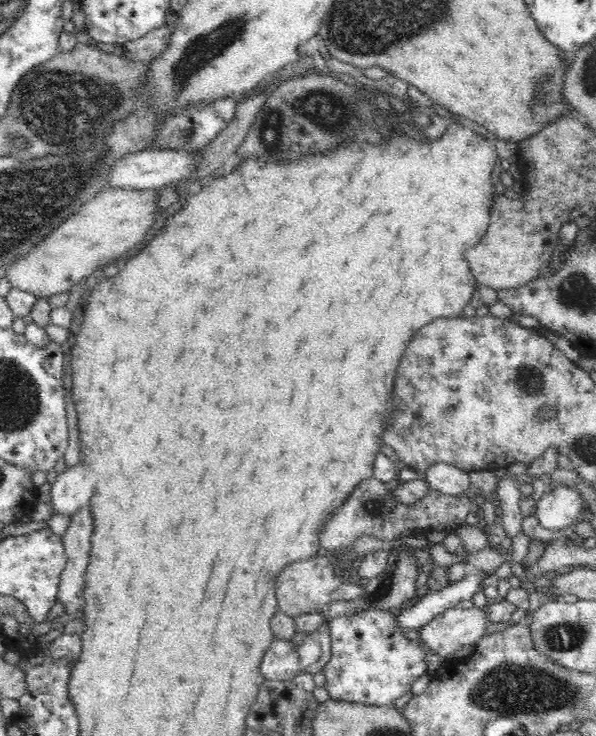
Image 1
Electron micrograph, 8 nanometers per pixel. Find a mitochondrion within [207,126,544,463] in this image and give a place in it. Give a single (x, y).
(413, 413)

